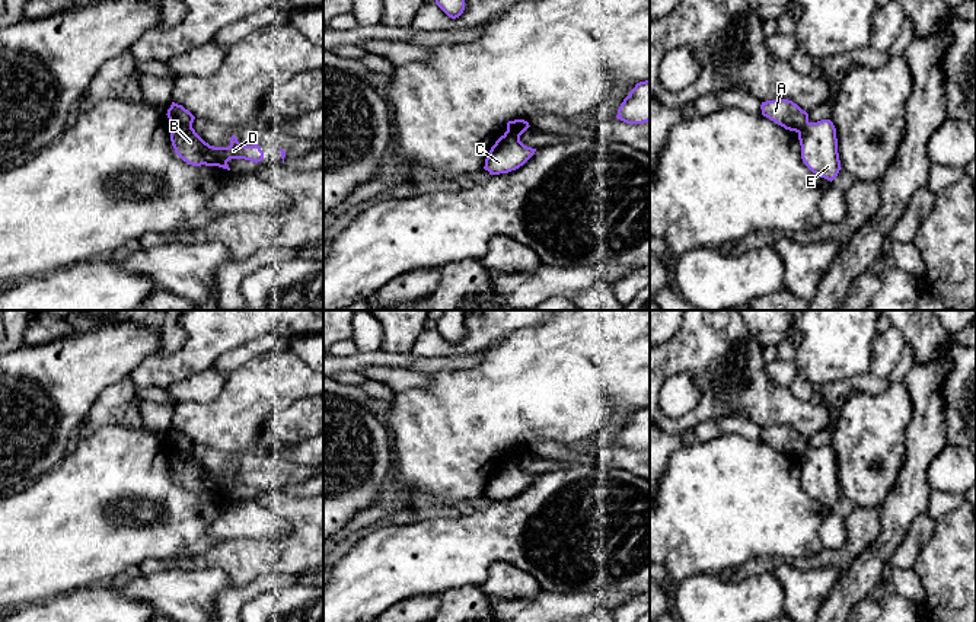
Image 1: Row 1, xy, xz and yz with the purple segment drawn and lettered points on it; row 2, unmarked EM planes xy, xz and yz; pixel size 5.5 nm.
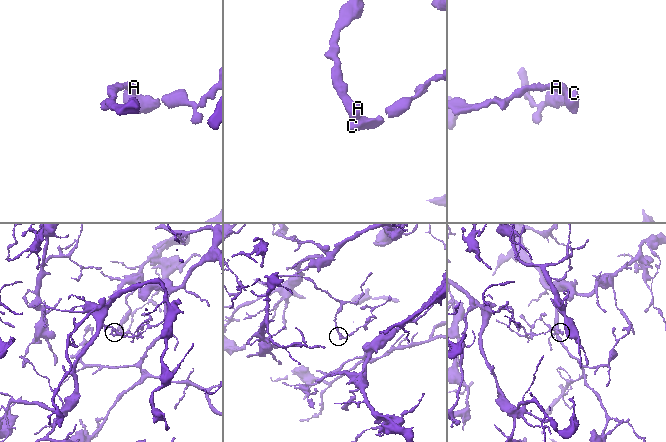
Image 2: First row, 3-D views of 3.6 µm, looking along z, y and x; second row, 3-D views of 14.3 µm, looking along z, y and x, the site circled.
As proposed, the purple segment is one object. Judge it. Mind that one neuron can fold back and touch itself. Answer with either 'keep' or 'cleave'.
cleave

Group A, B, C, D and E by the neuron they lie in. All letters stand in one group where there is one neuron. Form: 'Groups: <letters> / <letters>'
Groups: A / B C D E

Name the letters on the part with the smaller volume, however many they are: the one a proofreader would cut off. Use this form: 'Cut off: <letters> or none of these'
Cut off: B, C, D, E

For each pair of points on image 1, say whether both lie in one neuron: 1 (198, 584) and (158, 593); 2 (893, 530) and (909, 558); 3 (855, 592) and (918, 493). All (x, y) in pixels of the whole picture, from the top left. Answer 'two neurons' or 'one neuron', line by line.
1: one neuron
2: two neurons
3: one neuron

